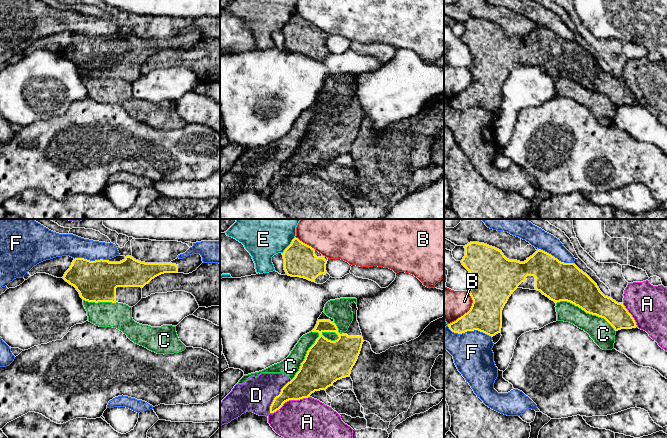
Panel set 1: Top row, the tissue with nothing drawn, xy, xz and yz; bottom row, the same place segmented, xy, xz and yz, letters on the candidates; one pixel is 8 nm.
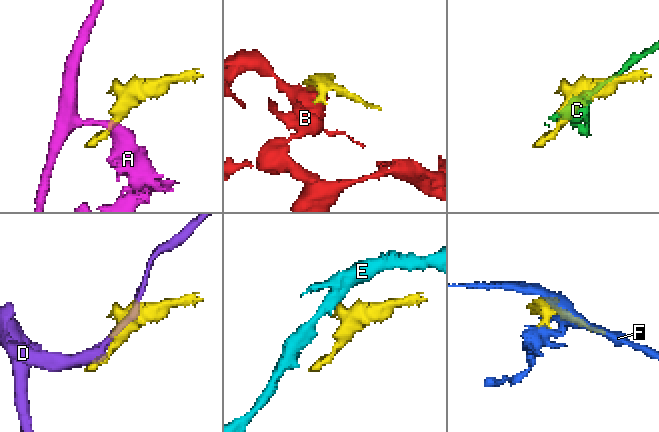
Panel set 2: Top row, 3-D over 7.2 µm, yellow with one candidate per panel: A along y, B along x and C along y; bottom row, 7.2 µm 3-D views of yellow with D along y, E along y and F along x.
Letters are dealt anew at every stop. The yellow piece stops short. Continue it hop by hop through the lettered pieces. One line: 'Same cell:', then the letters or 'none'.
Same cell: none

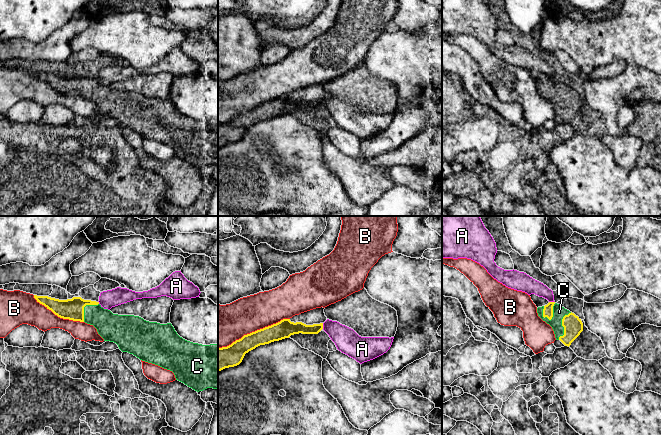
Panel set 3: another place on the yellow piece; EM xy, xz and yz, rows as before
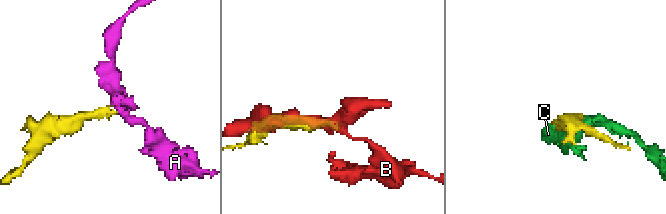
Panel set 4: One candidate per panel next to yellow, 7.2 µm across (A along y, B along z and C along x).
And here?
Same cell: C

